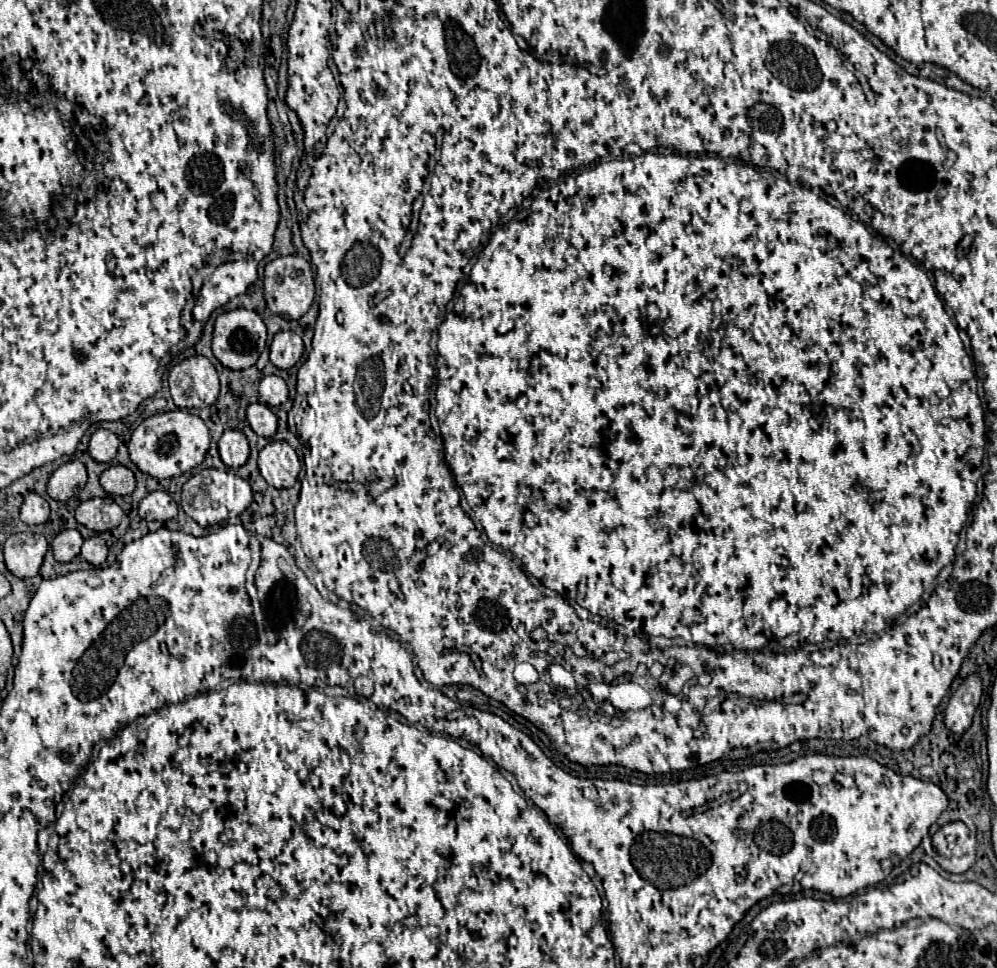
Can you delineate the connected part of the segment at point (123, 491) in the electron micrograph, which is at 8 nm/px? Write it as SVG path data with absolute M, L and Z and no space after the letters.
M113 466L101 474L101 486L109 496L127 496L135 490L135 476L125 466Z

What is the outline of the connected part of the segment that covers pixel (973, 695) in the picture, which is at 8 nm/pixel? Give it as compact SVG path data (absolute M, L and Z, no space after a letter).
M969 676L949 700L949 706L945 710L945 726L953 734L967 732L971 728L973 714L979 702L981 702L981 680L977 676Z

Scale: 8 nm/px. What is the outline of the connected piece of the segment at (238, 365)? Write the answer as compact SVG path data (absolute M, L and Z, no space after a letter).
M239 308L239 310L223 312L217 318L215 330L213 330L213 354L225 368L245 370L249 366L253 366L259 360L265 346L267 346L267 328L257 312Z

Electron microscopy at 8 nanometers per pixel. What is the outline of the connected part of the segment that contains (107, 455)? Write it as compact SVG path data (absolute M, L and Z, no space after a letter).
M97 430L93 436L91 436L91 442L89 442L89 454L95 462L111 462L117 454L117 446L119 446L119 438L109 432L109 430Z

